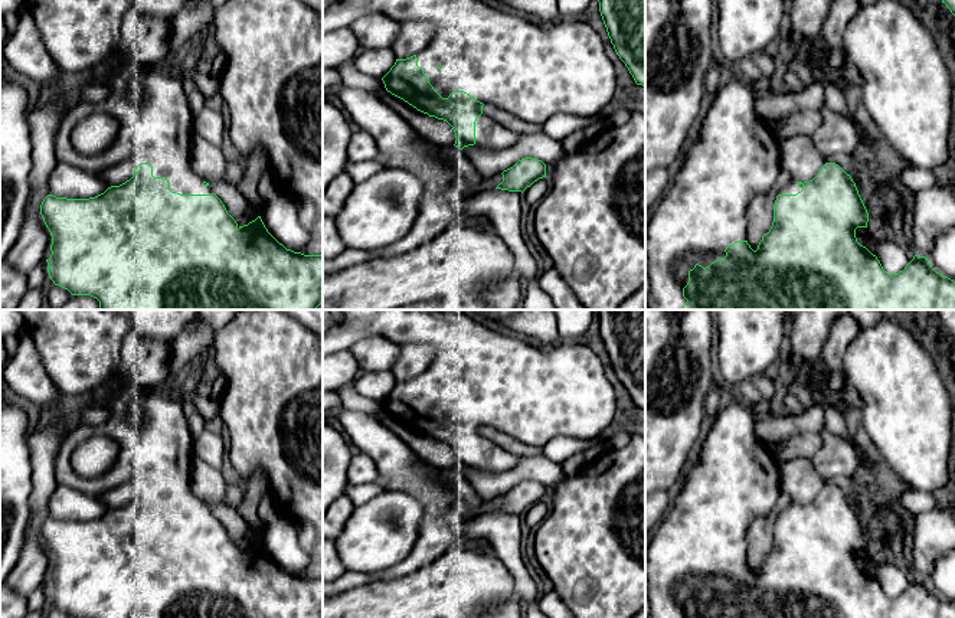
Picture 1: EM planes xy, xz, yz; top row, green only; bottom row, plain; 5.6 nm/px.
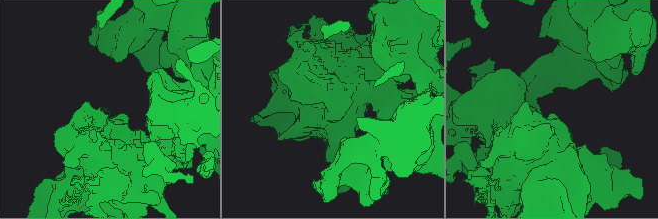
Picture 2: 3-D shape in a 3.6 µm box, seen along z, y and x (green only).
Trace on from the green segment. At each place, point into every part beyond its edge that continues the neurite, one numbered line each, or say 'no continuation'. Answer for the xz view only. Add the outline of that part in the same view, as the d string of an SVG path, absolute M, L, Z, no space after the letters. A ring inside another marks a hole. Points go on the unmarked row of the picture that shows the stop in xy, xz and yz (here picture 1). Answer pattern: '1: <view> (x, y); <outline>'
1: xz (533, 393); M344 310L346 318L323 334L323 357L347 350L367 336L382 336L396 344L425 343L435 349L435 357L421 373L418 389L442 419L464 413L483 426L491 426L524 444L543 447L555 436L589 439L614 425L617 395L599 357L579 341L556 341L533 347L521 340L501 336L461 310Z
2: xz (490, 457); M481 436L475 444L474 470L493 474L504 473L514 468L520 458L520 455L516 455L485 436Z

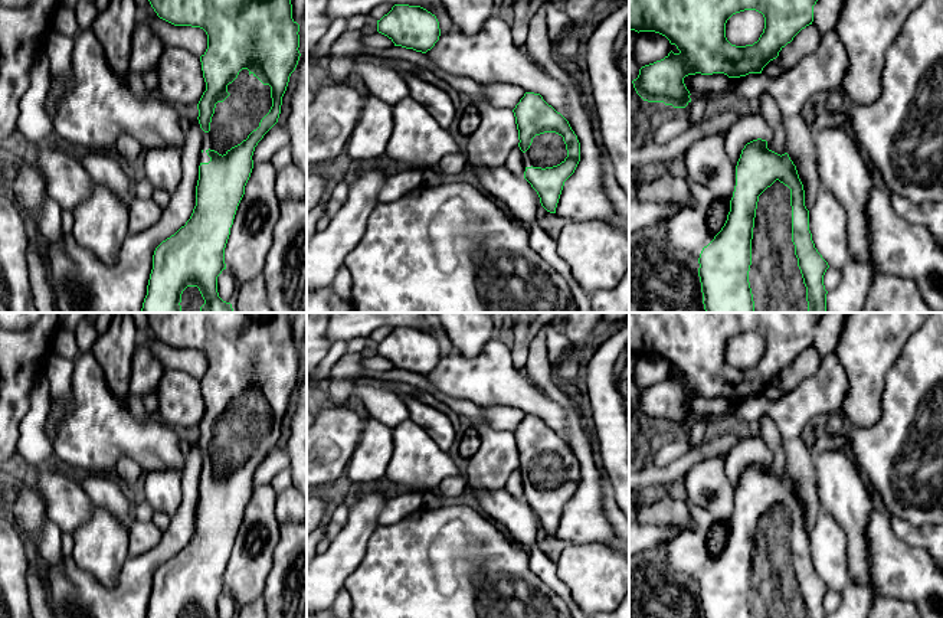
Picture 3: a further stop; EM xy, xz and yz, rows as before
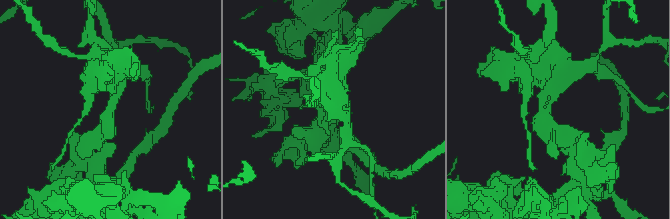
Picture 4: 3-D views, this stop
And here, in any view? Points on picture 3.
1: yz (773, 594); M779 503L759 519L749 605L753 618L806 618L792 565L790 511Z

